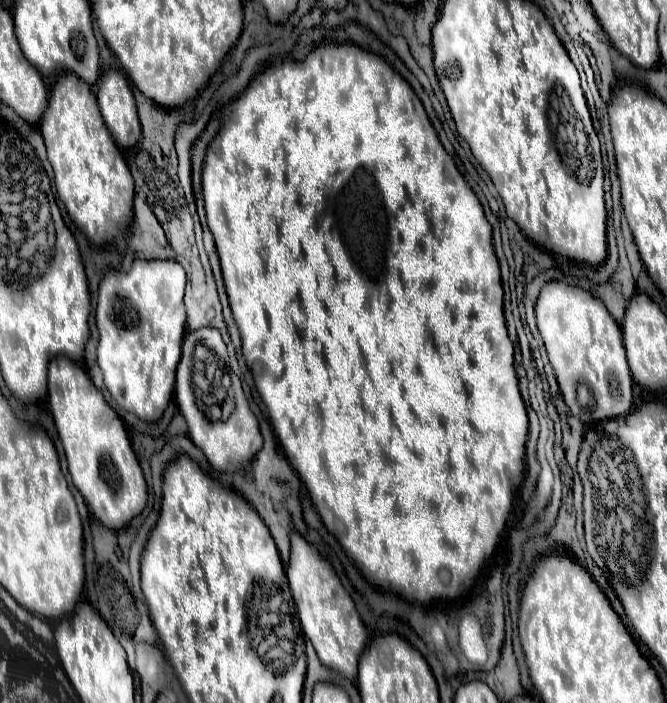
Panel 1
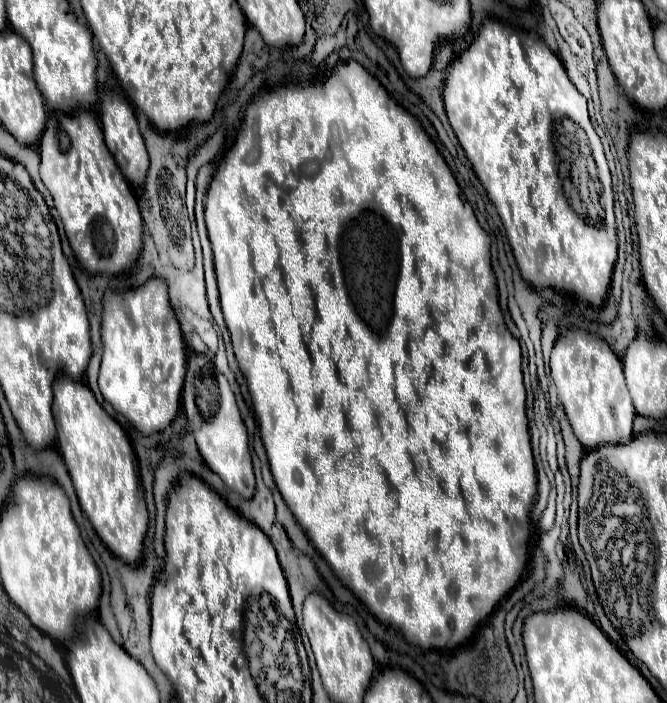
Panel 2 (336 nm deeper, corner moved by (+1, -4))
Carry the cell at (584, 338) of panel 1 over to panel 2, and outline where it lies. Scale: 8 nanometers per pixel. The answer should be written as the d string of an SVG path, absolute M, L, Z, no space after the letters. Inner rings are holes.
M559 328L551 352L551 376L569 424L585 448L625 444L633 438L635 408L625 384L623 366L603 338L575 328Z

